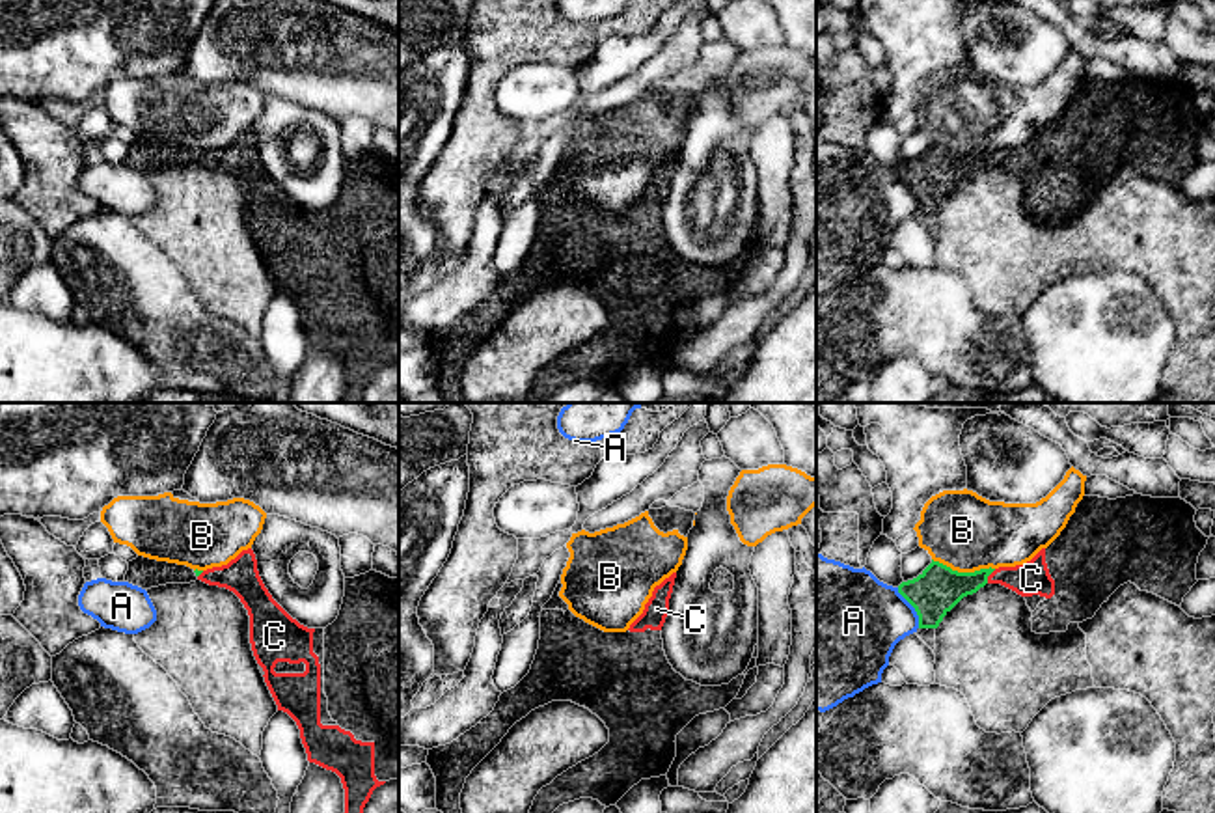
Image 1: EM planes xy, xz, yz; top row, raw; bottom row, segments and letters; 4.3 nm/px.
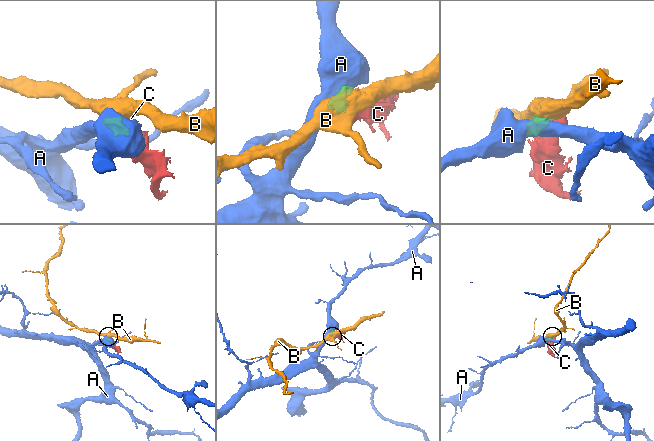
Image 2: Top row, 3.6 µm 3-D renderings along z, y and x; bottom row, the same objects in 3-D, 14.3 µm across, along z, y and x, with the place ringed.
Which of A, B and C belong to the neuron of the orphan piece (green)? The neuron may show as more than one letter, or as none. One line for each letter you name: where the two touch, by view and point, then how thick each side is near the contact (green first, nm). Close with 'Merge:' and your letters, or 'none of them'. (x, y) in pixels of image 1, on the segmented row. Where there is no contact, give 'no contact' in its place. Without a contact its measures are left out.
C: yz (988, 575) | 200/140 nm
Merge: C

